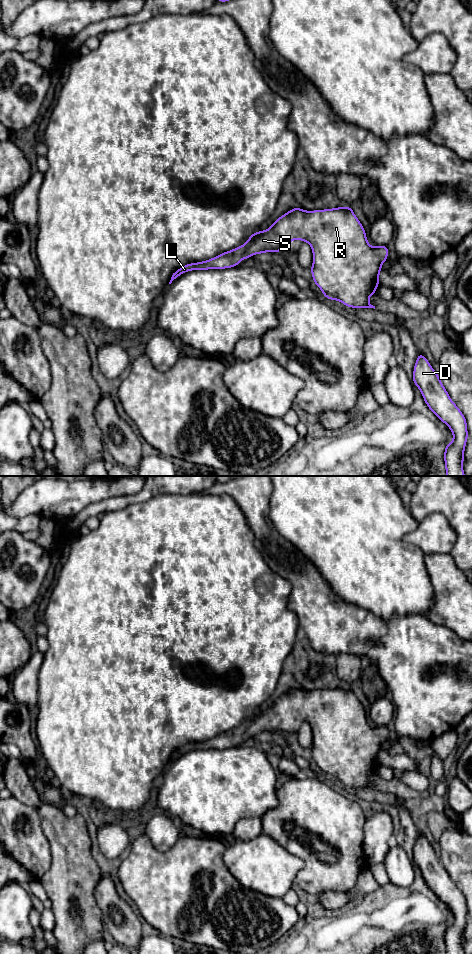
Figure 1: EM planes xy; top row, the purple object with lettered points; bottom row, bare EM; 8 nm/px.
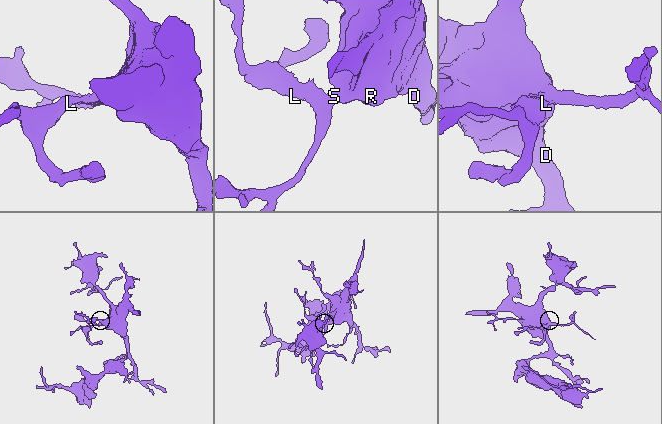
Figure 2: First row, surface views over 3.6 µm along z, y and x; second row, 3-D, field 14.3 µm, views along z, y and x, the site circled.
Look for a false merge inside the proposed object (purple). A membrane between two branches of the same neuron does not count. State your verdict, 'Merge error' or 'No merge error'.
No merge error

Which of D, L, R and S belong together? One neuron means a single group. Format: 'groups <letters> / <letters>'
groups D L R S

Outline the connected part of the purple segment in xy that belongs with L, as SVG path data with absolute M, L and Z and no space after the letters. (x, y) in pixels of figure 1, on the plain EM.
M349 686L305 691L293 688L275 700L265 711L252 713L247 722L238 728L224 732L219 736L197 743L189 743L176 750L169 762L185 752L192 750L225 749L236 747L242 739L264 732L281 732L283 723L300 719L310 724L313 732L311 754L314 763L323 775L330 780L342 782L351 788L374 788L369 783L369 776L375 775L379 763L382 744L387 740L389 730L386 725L372 727L369 725L366 712Z

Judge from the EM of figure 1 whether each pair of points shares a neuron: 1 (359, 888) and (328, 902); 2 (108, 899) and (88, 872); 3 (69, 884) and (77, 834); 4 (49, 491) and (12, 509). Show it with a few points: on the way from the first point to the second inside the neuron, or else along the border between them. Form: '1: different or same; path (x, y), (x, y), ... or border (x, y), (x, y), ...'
1: same; path (351, 894), (336, 899)
2: different; border (101, 877), (94, 890), (94, 900), (97, 906)
3: same; path (71, 872), (71, 846)
4: same; path (40, 498), (32, 500), (21, 507)

